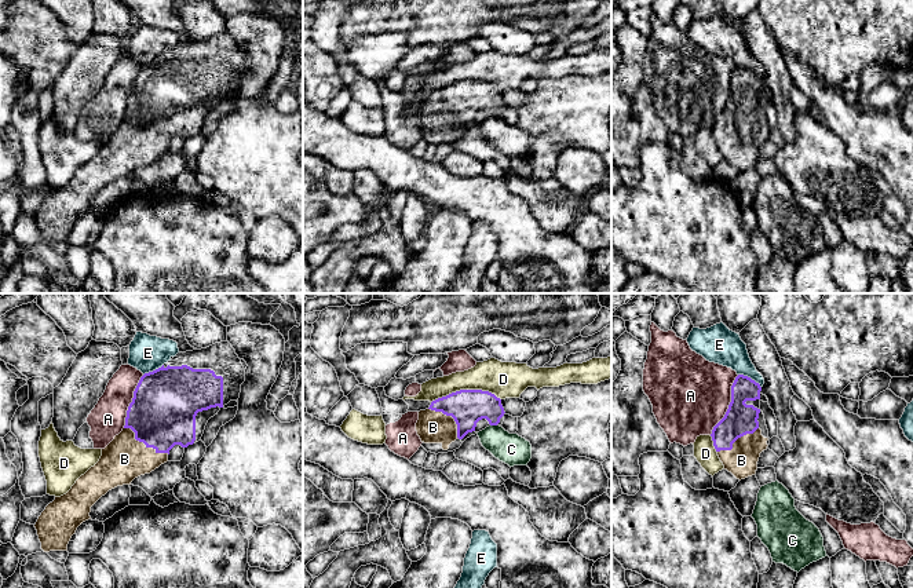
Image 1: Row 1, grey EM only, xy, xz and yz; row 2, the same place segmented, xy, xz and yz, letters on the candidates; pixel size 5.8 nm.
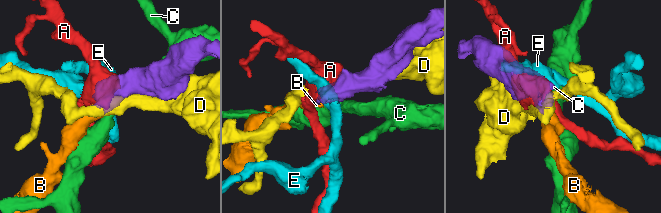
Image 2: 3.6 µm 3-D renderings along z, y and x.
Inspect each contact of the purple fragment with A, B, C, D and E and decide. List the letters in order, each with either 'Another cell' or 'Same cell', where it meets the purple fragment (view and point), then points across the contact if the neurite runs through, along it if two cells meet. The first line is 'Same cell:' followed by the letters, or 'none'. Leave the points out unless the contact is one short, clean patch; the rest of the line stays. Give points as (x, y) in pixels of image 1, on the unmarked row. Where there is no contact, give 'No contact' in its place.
Same cell: B
A: Another cell. Touches purple at yz (729, 97)
B: Same cell. Touches purple at xy (145, 135). Path across: xy (163, 103), (156, 110), (145, 135), (124, 150)
C: Another cell. Touches purple at xz (493, 116). Boundary: xz (490, 116), (496, 117)
D: Another cell. Touches purple at xz (466, 81)
E: Another cell. Touches purple at yz (749, 69). Boundary: yz (738, 65), (749, 68), (760, 79)

